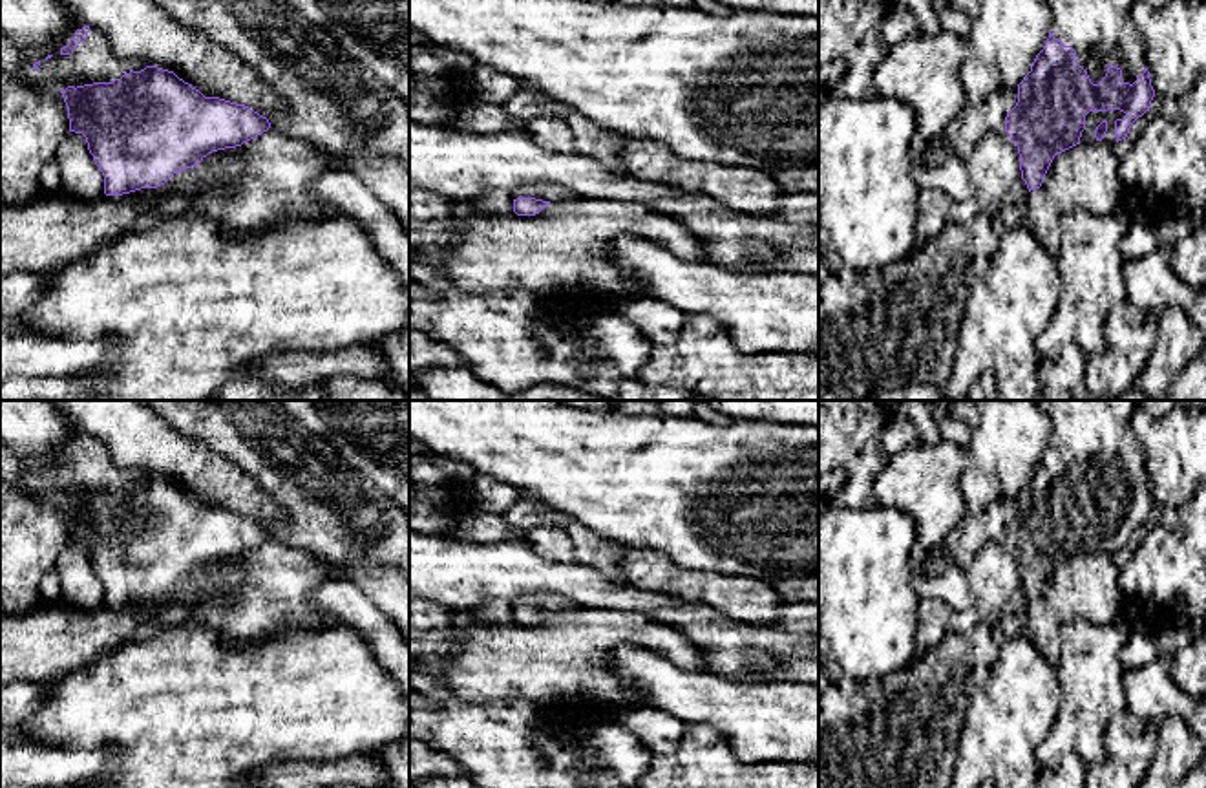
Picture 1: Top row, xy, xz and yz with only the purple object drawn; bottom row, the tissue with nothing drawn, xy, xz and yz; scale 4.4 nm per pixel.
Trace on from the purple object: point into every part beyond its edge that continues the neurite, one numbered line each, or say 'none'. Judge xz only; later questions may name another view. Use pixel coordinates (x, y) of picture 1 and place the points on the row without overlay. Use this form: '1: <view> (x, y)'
1: xz (539, 600)

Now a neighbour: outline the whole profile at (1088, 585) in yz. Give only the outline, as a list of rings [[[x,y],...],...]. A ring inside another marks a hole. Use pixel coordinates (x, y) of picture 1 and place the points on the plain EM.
[[[1104,552],[1056,563],[1040,598],[1027,607],[1025,633],[1042,656],[1056,664],[1062,627],[1074,618],[1107,625],[1120,618],[1120,569]]]

